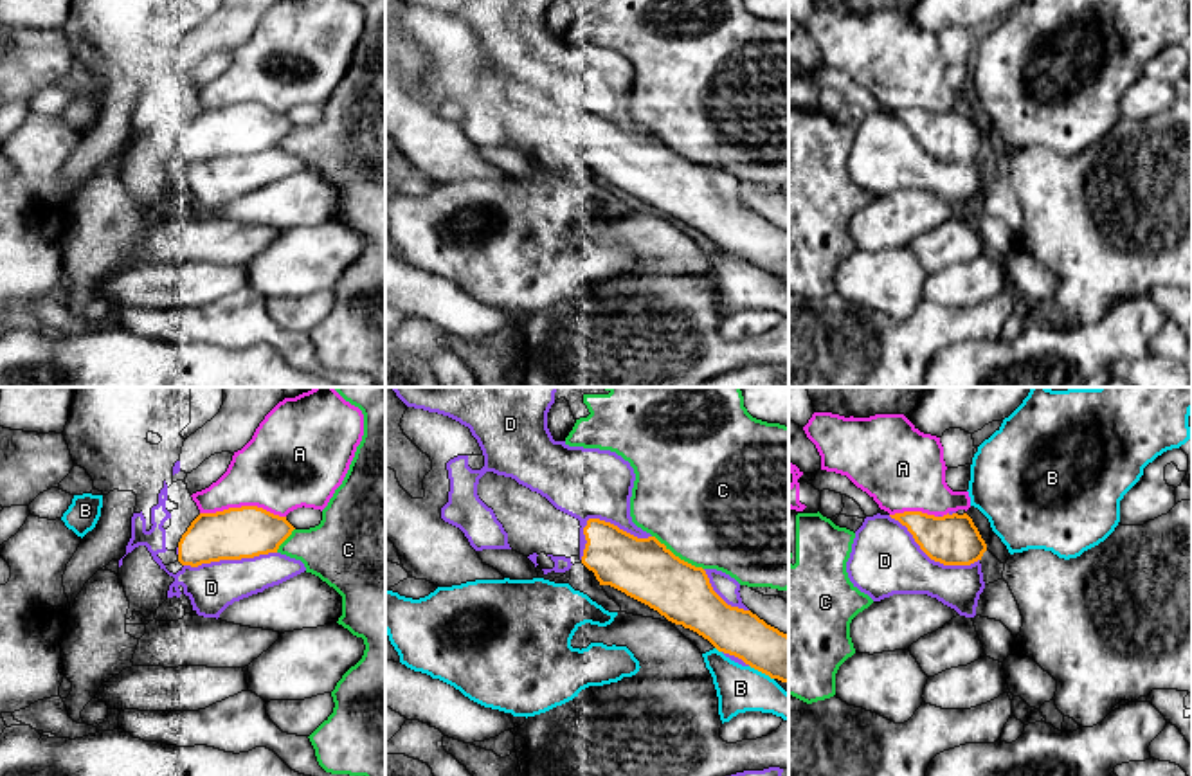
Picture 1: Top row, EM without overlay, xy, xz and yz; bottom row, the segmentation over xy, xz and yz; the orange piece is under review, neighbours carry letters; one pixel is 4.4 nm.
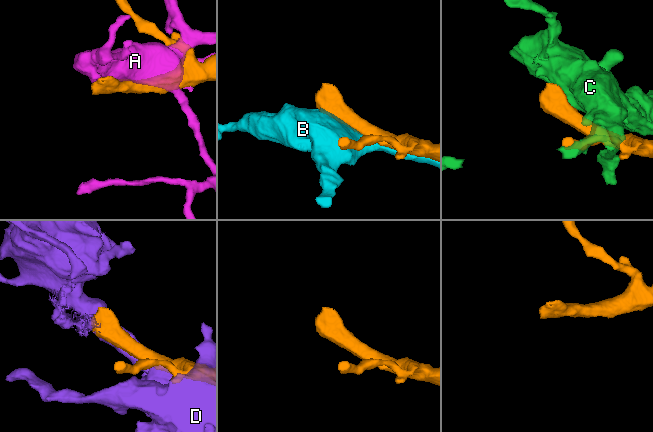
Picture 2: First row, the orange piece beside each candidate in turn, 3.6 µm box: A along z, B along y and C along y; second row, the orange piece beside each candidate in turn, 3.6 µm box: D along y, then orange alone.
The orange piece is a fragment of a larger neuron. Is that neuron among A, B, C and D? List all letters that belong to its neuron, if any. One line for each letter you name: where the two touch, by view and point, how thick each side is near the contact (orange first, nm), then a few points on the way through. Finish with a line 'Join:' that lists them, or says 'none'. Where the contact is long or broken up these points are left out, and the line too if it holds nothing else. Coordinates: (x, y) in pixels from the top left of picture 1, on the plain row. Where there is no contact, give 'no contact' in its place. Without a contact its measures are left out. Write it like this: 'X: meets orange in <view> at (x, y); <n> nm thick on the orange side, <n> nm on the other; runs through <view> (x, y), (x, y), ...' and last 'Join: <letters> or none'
Join: none

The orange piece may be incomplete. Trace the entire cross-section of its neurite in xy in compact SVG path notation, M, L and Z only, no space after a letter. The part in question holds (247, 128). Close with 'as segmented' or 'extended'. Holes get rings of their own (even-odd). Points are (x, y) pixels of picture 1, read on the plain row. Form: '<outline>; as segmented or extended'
M257 103L200 110L182 131L176 148L158 149L164 162L198 164L220 157L241 157L277 149L295 124L286 113Z; extended

